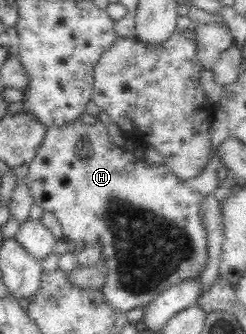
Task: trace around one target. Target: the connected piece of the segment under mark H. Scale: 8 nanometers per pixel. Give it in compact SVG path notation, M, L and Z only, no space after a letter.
M216 104L217 109L215 109L215 115L213 115L213 123L211 123L211 133L212 138L212 151L214 151L214 159L207 164L203 171L196 175L193 179L188 179L187 181L179 180L175 172L168 170L163 164L151 164L146 160L137 159L134 155L122 147L117 147L112 139L109 137L107 129L101 121L89 115L89 113L84 113L77 121L69 123L69 125L63 125L63 127L47 127L45 132L45 139L35 155L35 159L29 163L28 173L23 178L22 181L26 182L29 193L34 199L34 203L37 203L43 212L49 212L55 215L55 218L59 221L62 228L63 239L66 241L73 241L73 243L79 243L83 241L87 245L98 245L102 247L100 251L100 259L106 267L106 278L104 279L103 285L101 287L104 300L115 309L125 313L130 309L135 309L135 307L146 306L150 301L153 301L157 295L162 291L169 289L169 287L189 280L199 280L203 269L207 263L207 230L202 223L202 211L203 201L207 199L207 195L215 193L215 189L222 185L222 182L217 178L217 169L221 166L221 160L217 156L217 147L225 141L225 139L230 138L230 131L228 128L228 122L225 116L225 112L221 109L221 105Z

